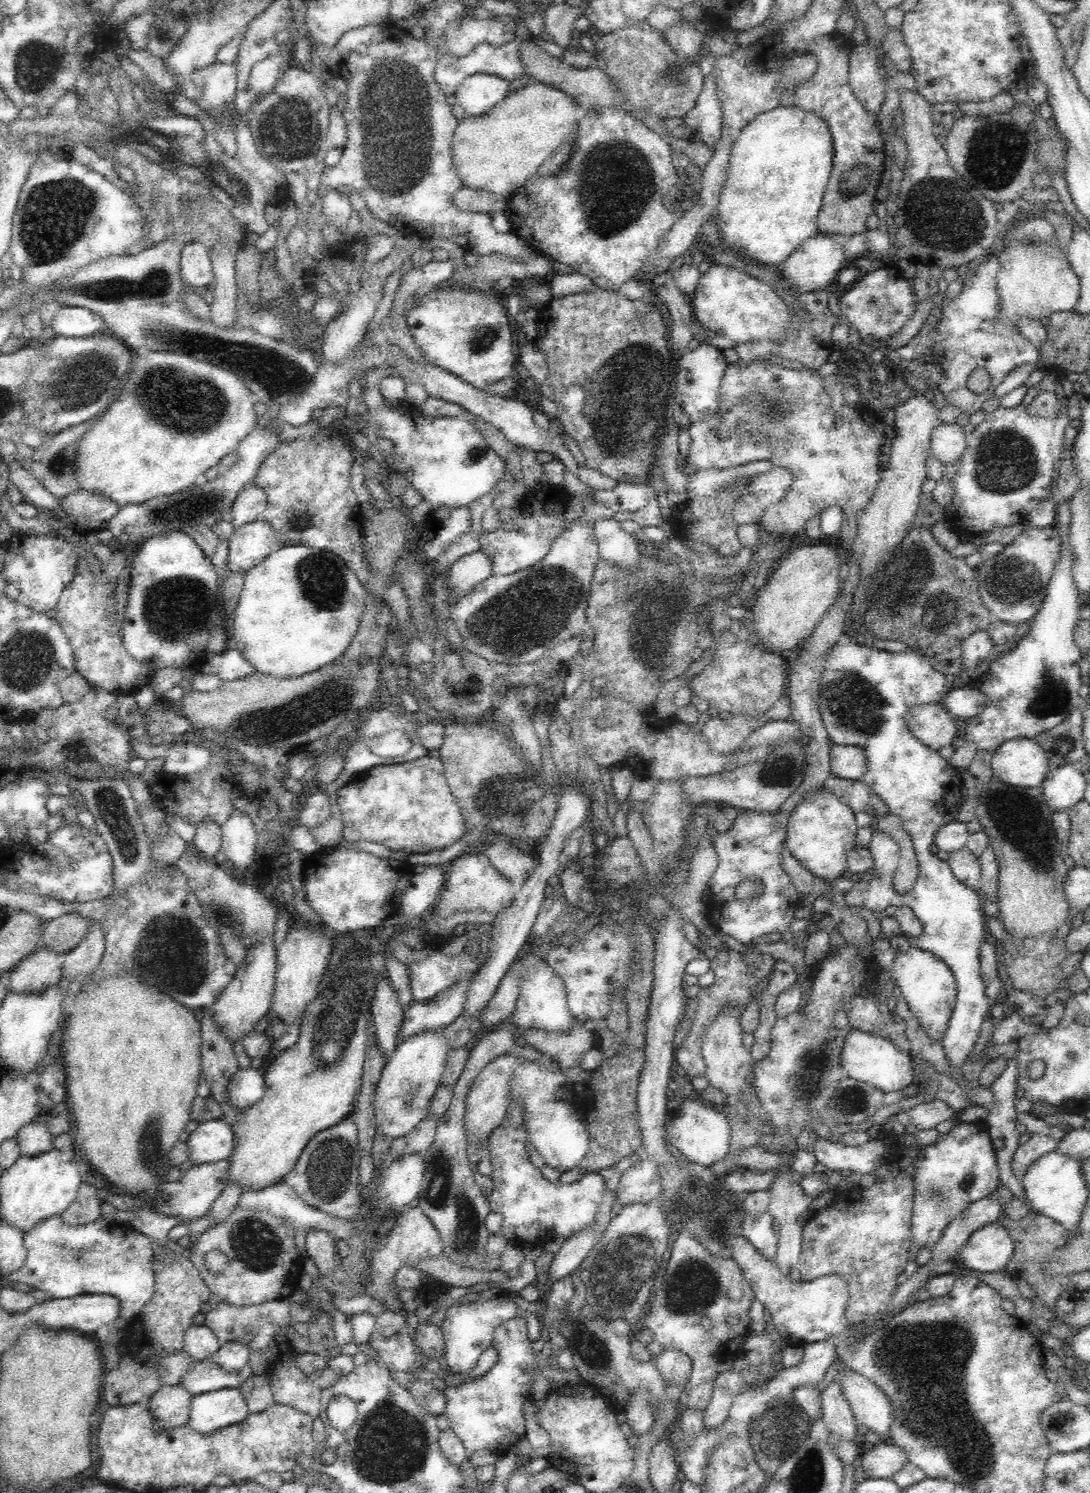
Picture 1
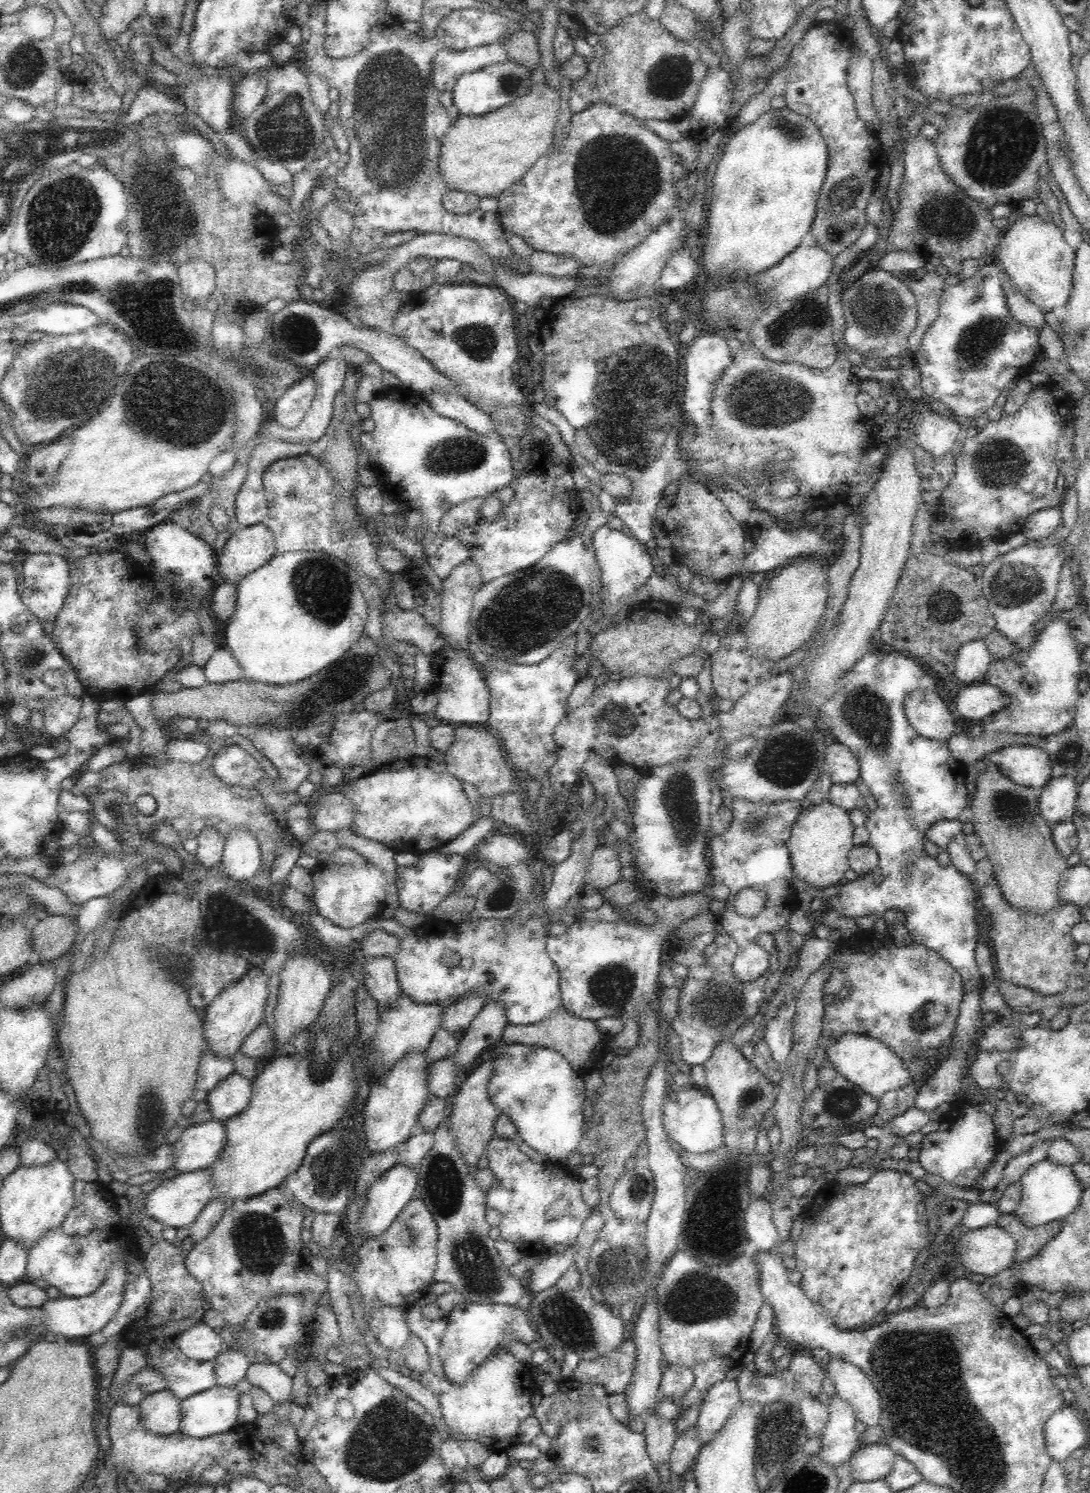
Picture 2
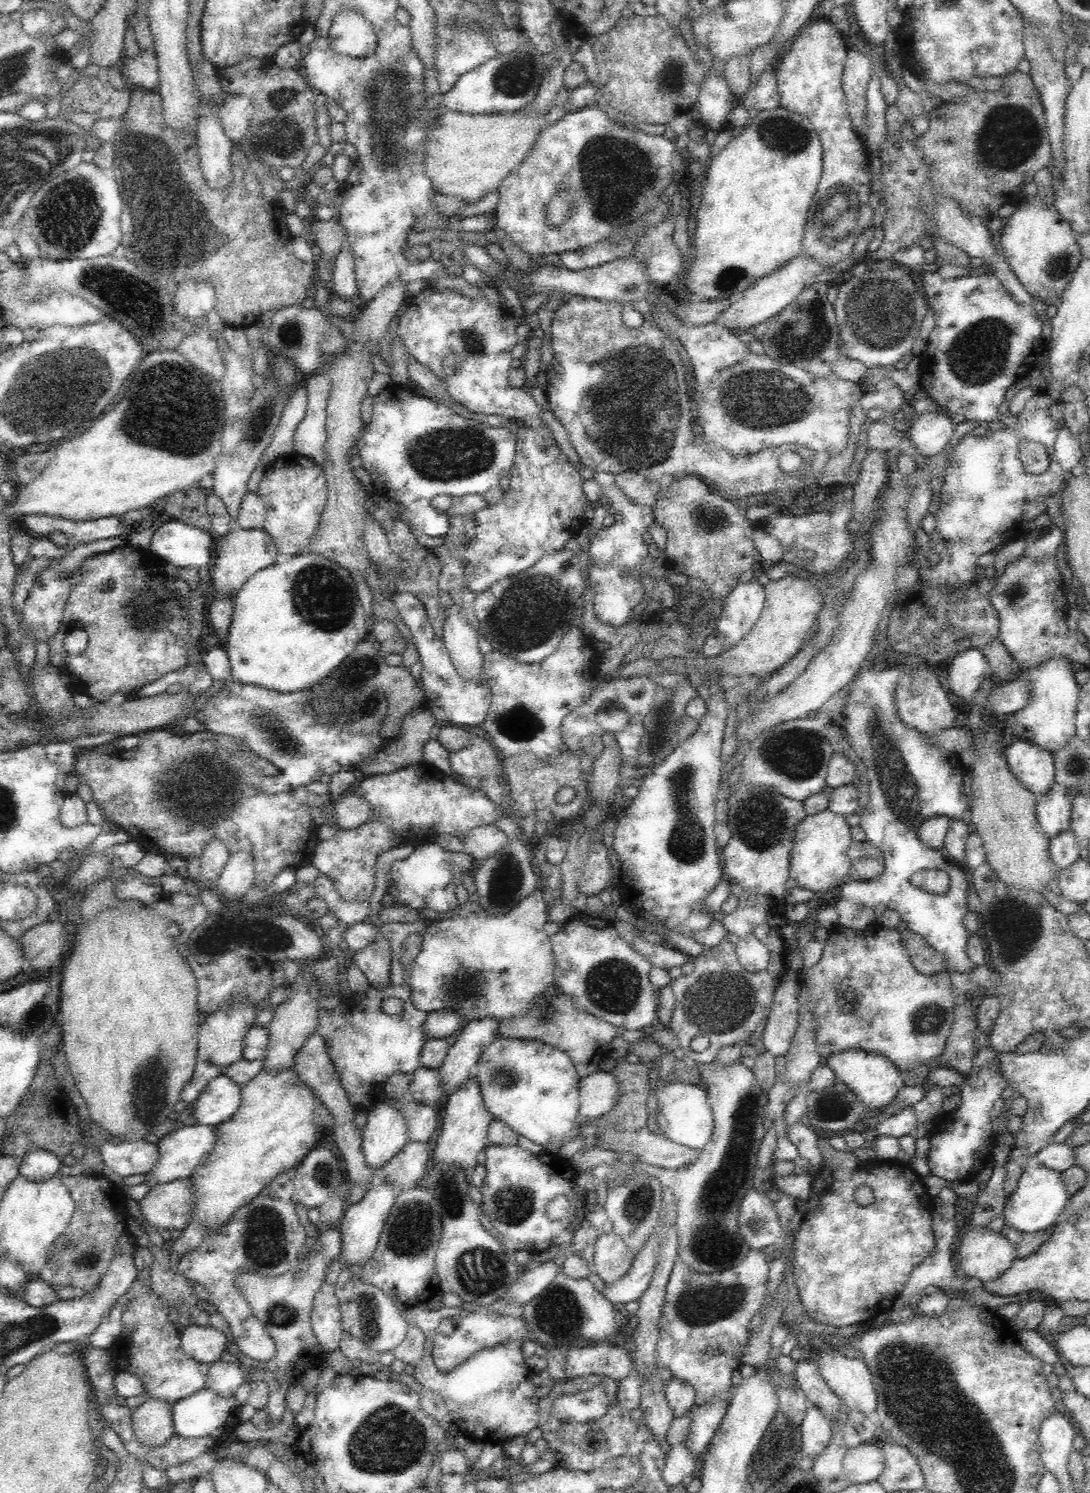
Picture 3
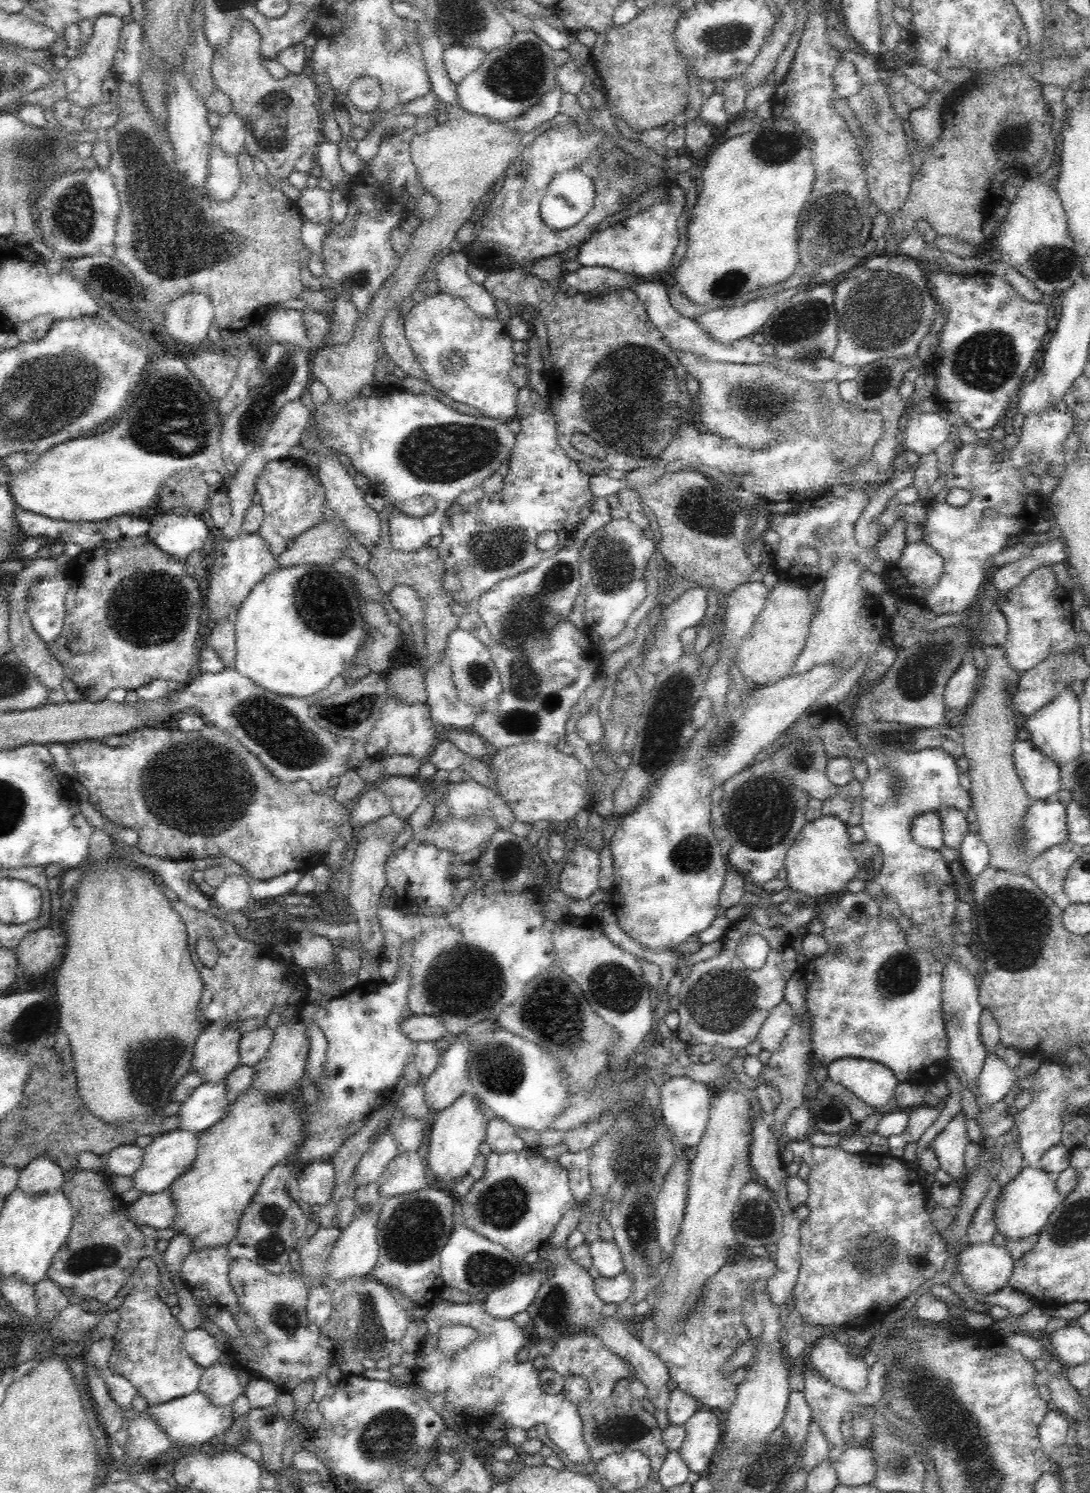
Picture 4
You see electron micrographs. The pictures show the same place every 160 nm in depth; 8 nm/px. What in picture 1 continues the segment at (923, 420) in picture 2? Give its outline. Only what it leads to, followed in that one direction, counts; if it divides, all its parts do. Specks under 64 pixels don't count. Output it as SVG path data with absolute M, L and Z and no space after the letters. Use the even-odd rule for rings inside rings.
M942 422L934 426L930 443L931 454L945 466L957 464L967 446L962 426L956 422Z

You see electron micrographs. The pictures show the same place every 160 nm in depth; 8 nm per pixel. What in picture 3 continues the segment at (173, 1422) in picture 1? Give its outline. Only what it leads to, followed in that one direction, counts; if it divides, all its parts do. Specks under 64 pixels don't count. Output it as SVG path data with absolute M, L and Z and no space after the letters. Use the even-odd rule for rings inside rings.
M147 1397L146 1402L132 1411L130 1421L132 1421L132 1428L136 1438L146 1446L163 1445L169 1438L175 1435L171 1404L162 1401L162 1399Z

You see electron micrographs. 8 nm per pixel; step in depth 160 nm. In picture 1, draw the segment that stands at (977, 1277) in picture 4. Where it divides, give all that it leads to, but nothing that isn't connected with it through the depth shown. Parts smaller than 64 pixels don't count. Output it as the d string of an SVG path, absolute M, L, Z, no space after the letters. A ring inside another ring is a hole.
M994 1222L971 1234L970 1240L958 1252L957 1260L970 1270L996 1272L1008 1264L1014 1247L1008 1230Z

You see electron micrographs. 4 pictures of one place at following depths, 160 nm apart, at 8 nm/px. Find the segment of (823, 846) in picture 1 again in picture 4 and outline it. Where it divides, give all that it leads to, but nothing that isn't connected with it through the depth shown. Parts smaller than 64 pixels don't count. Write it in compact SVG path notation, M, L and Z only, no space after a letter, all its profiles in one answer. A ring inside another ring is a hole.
M828 815L812 819L804 826L786 853L784 867L791 891L817 897L846 890L848 883L859 874L858 863L852 854L853 842L847 830L847 824L842 819Z

